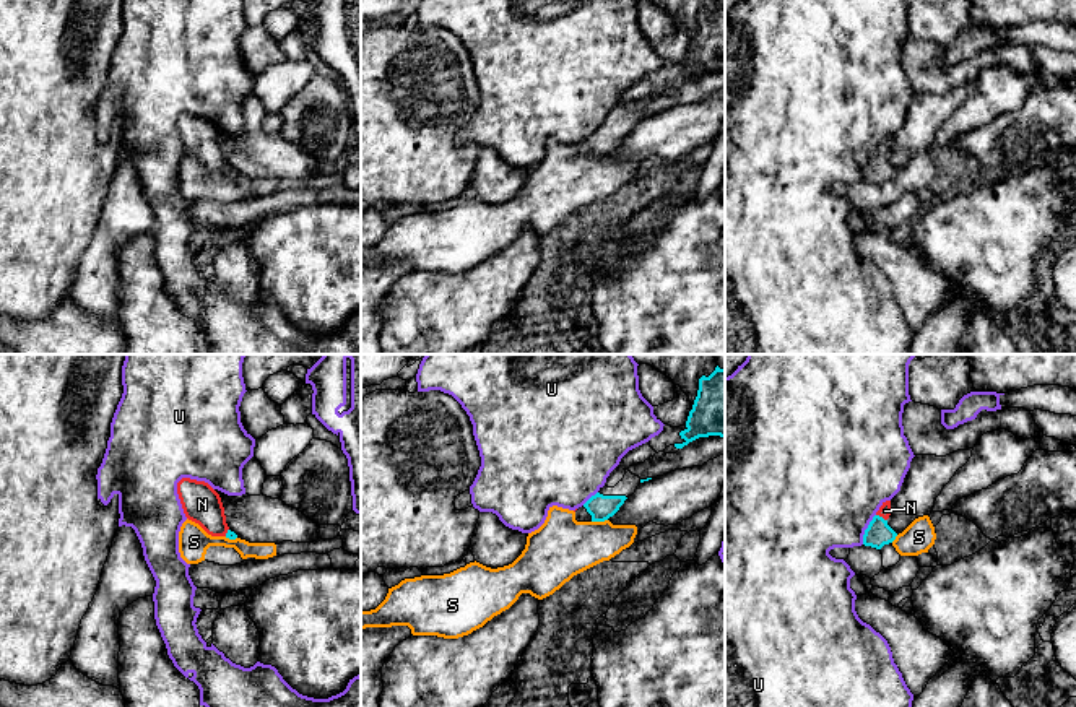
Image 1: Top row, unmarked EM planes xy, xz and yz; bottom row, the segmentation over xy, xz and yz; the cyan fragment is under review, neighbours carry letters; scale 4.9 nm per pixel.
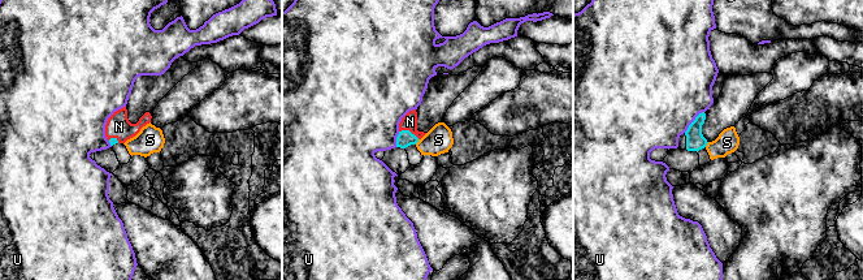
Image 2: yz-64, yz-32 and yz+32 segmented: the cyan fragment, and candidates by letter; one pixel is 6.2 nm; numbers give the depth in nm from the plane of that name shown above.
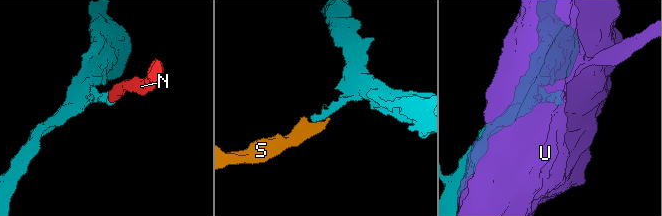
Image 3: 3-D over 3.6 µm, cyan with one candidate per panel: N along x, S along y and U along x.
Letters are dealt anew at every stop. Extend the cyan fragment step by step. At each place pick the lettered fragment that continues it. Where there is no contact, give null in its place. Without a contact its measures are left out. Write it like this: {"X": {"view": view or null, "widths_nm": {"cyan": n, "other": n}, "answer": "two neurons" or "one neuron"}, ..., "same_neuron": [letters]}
{"N": {"view": "yz", "widths_nm": {"cyan": 130, "other": 60}, "answer": "one neuron"}, "S": {"view": "xz", "widths_nm": {"cyan": 120, "other": 300}, "answer": "two neurons"}, "U": {"view": "yz", "widths_nm": {"cyan": 130, "other": 480}, "answer": "two neurons"}, "same_neuron": ["N"]}

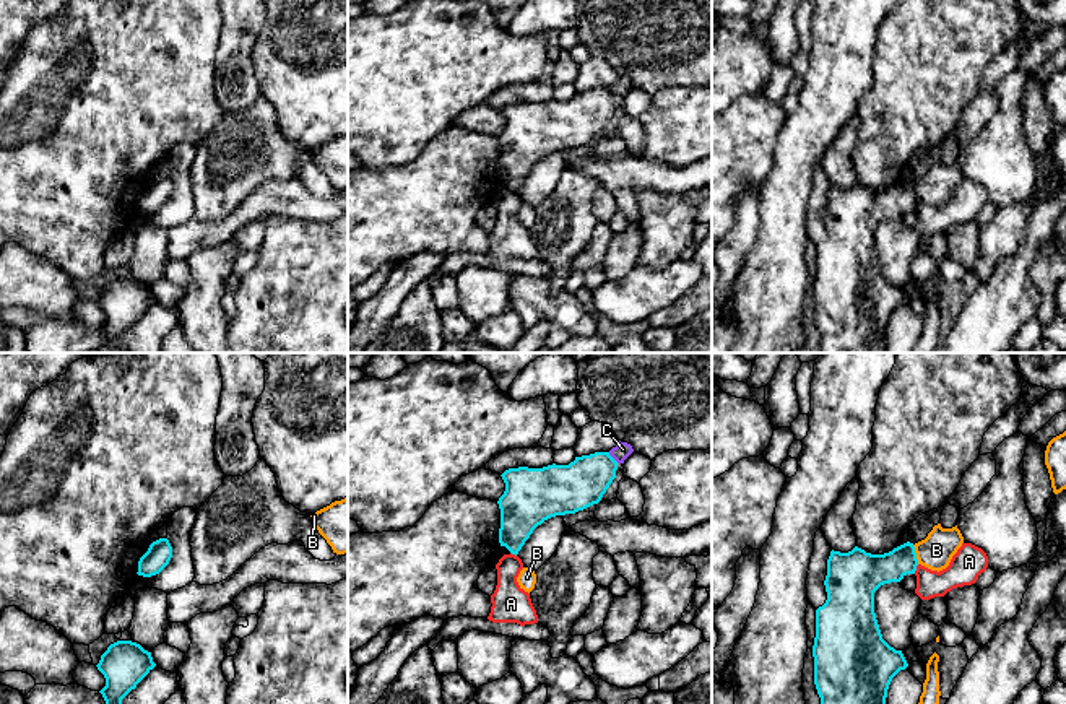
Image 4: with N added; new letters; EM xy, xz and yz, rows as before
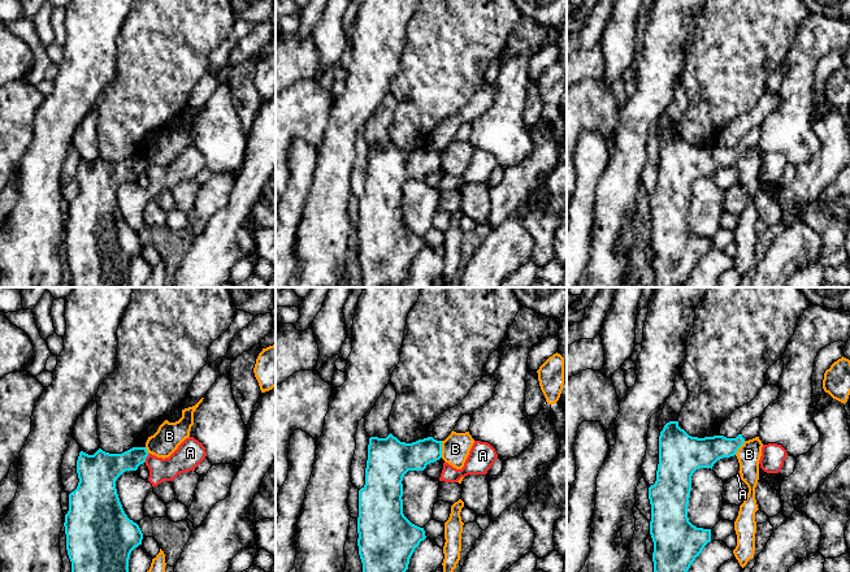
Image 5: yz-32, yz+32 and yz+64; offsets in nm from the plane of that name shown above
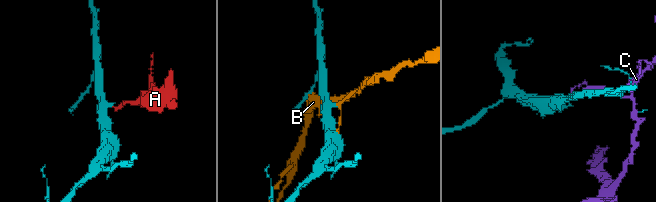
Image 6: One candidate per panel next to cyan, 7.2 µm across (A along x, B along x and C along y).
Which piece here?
{"A": {"view": "yz", "widths_nm": {"cyan": 200, "other": 160}, "answer": "two neurons"}, "B": {"view": "yz", "widths_nm": {"cyan": 180, "other": 170}, "answer": "two neurons"}, "C": {"view": "xz", "widths_nm": {"cyan": 240, "other": 80}, "answer": "two neurons"}, "same_neuron": []}

